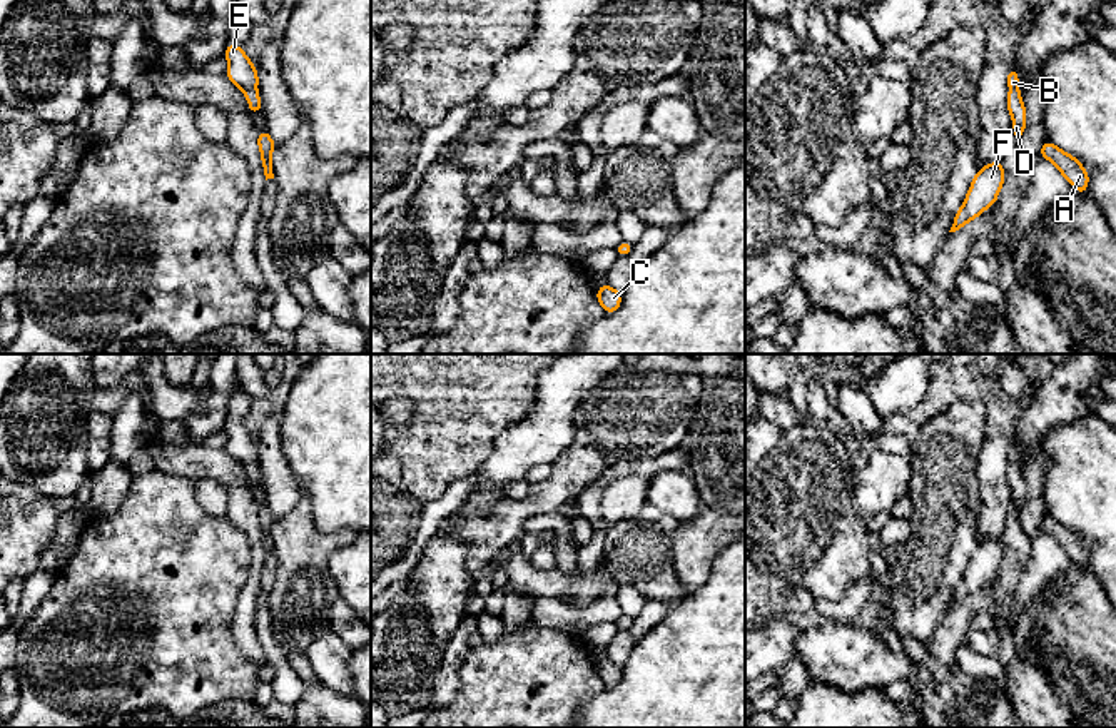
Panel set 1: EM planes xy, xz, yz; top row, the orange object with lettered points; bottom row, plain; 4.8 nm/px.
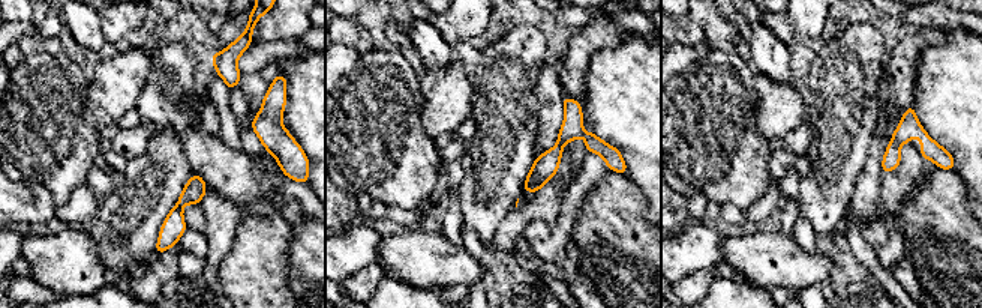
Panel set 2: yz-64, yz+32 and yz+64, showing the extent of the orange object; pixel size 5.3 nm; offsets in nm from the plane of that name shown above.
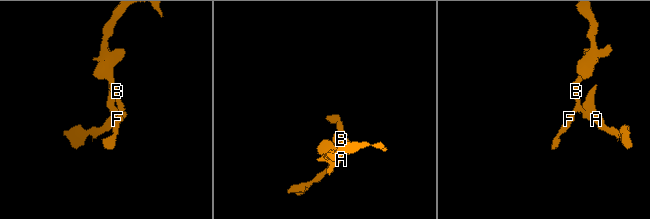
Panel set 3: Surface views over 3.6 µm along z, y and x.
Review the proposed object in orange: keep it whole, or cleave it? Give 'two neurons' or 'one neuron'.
one neuron

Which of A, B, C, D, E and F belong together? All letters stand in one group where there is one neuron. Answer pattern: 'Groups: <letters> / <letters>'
Groups: A B C D E F

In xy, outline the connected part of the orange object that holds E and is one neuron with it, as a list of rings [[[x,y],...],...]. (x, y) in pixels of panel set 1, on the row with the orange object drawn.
[[[227,45],[224,50],[224,57],[229,62],[226,75],[244,92],[249,102],[249,112],[261,112],[262,102],[257,95],[259,75],[254,63],[247,58],[246,52],[239,45]]]

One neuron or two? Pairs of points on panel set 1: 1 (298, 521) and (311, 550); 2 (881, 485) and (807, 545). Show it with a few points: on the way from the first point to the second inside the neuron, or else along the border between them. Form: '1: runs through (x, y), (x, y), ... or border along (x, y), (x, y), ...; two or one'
1: runs through (298, 528), (298, 536), (304, 543); one
2: border along (849, 468), (852, 508), (864, 521); two

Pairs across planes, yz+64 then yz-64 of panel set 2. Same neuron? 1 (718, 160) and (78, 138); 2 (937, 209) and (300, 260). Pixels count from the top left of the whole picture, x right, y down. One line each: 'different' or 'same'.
1: same
2: same

